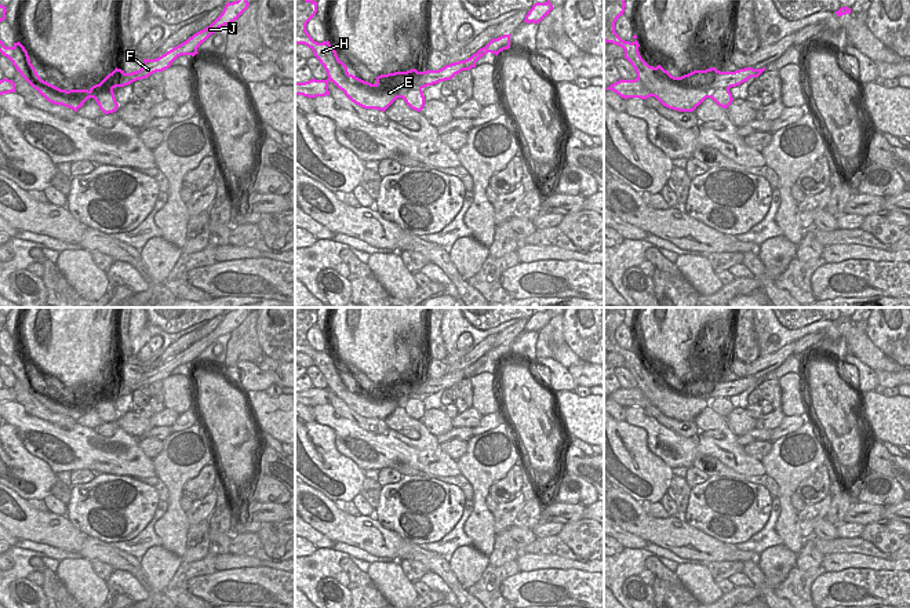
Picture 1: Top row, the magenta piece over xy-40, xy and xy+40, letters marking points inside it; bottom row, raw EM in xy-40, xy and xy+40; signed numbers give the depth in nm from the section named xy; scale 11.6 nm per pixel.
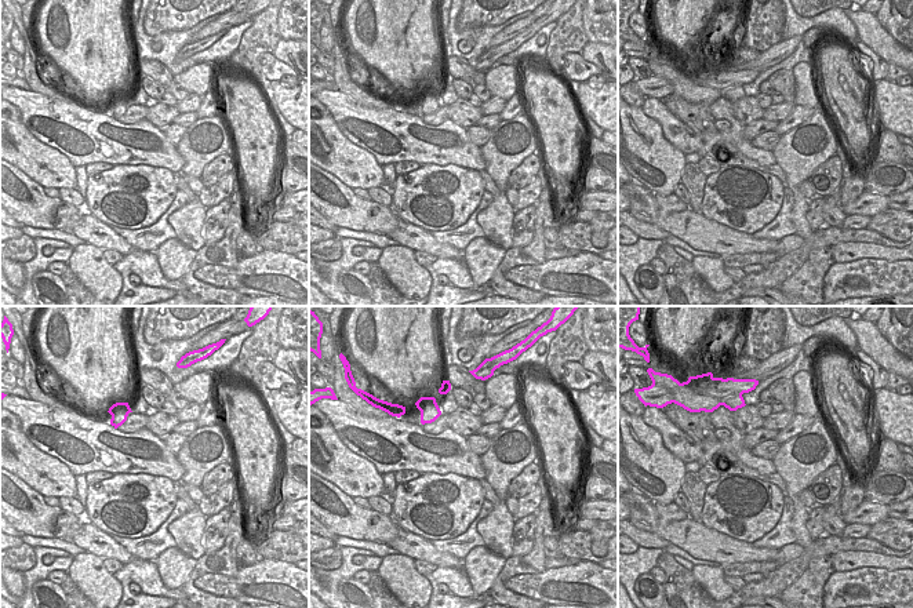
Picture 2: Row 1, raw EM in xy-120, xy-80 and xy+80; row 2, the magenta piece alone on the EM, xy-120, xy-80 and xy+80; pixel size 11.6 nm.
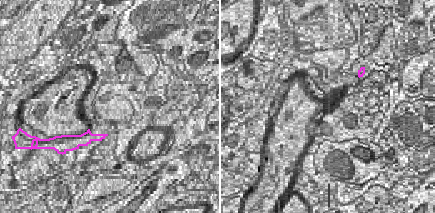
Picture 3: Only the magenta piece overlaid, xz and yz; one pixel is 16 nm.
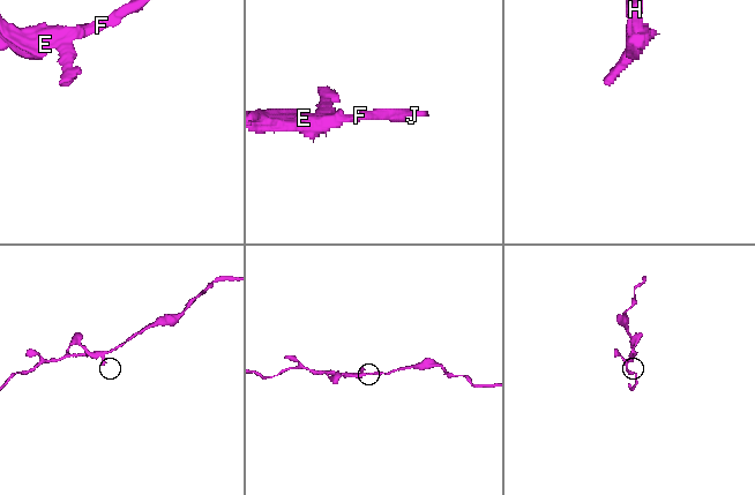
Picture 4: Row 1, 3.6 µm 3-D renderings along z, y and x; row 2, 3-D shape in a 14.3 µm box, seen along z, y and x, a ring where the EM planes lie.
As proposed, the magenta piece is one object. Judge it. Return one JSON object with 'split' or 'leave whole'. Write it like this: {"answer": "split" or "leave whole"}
{"answer": "leave whole"}

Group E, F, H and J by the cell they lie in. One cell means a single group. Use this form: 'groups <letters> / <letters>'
groups E F H J

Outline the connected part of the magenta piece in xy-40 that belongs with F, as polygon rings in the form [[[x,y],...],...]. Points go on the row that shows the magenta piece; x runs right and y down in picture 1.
[[[247,0],[226,3],[222,14],[210,26],[194,33],[186,41],[181,43],[156,59],[143,59],[143,65],[136,72],[125,73],[124,70],[116,68],[99,84],[92,85],[90,90],[66,91],[41,80],[30,63],[28,51],[19,41],[14,43],[12,47],[6,47],[0,40],[0,52],[12,62],[17,72],[19,72],[21,76],[48,102],[54,105],[62,105],[77,112],[77,109],[81,108],[88,98],[94,98],[99,109],[105,114],[109,114],[116,112],[119,108],[113,92],[116,87],[124,87],[136,80],[146,79],[156,72],[163,72],[168,69],[171,63],[181,55],[194,57],[199,54],[197,48],[201,43],[204,43],[219,28],[234,22],[248,8],[248,6],[250,3]]]

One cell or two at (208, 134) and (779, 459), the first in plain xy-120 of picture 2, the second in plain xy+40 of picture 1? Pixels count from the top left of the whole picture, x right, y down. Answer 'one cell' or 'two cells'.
one cell

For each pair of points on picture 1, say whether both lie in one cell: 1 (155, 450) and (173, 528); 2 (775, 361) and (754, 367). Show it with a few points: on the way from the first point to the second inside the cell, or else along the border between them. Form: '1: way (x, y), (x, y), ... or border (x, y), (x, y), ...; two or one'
1: border (163, 441), (163, 448), (152, 458); two
2: way (770, 361), (760, 367); one

